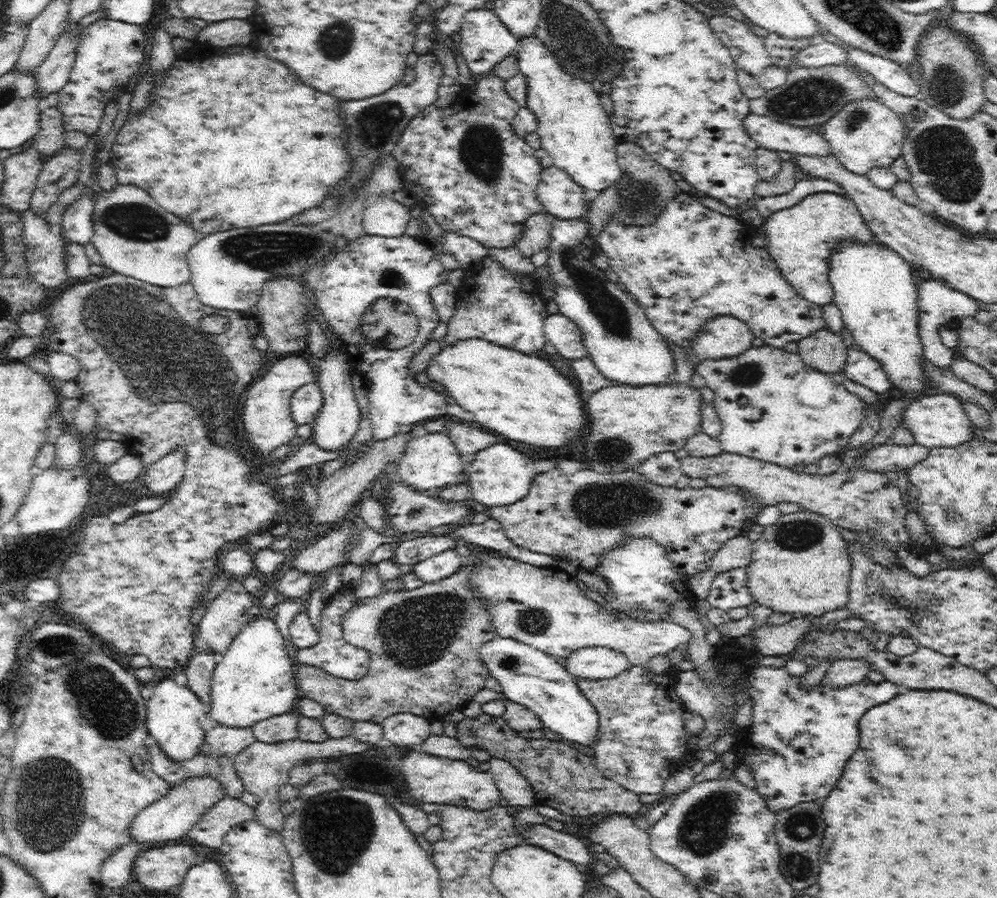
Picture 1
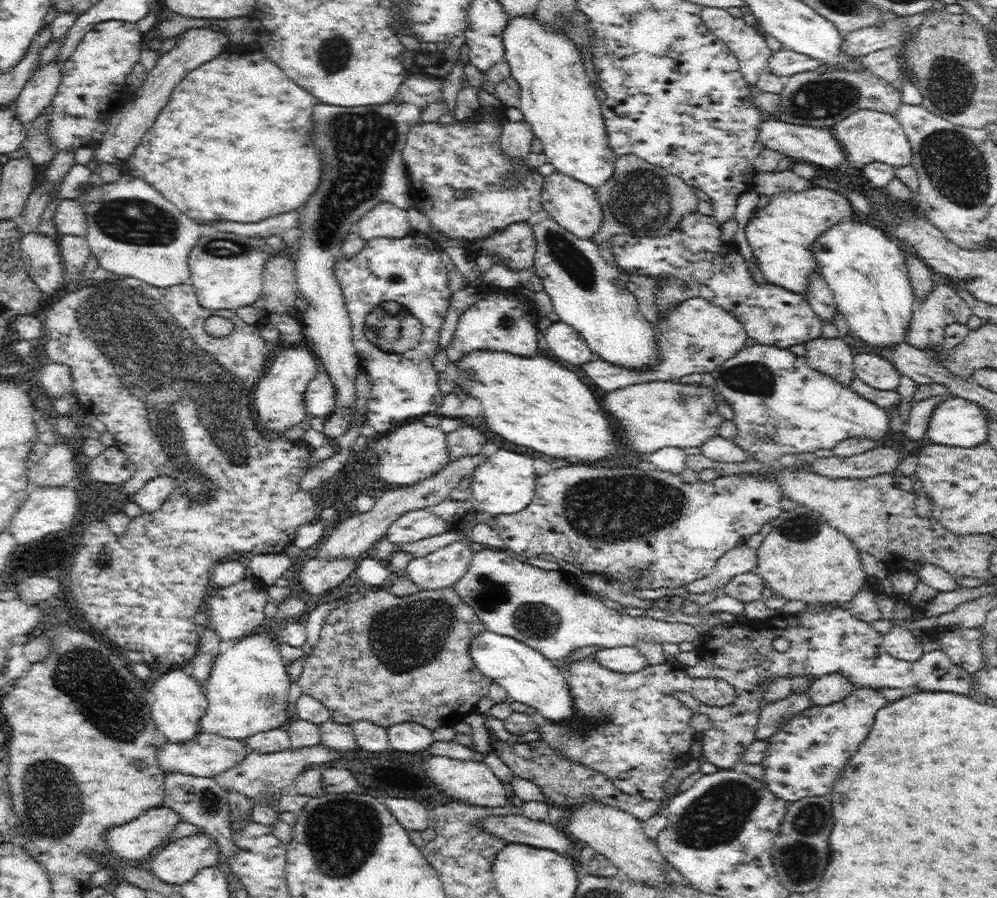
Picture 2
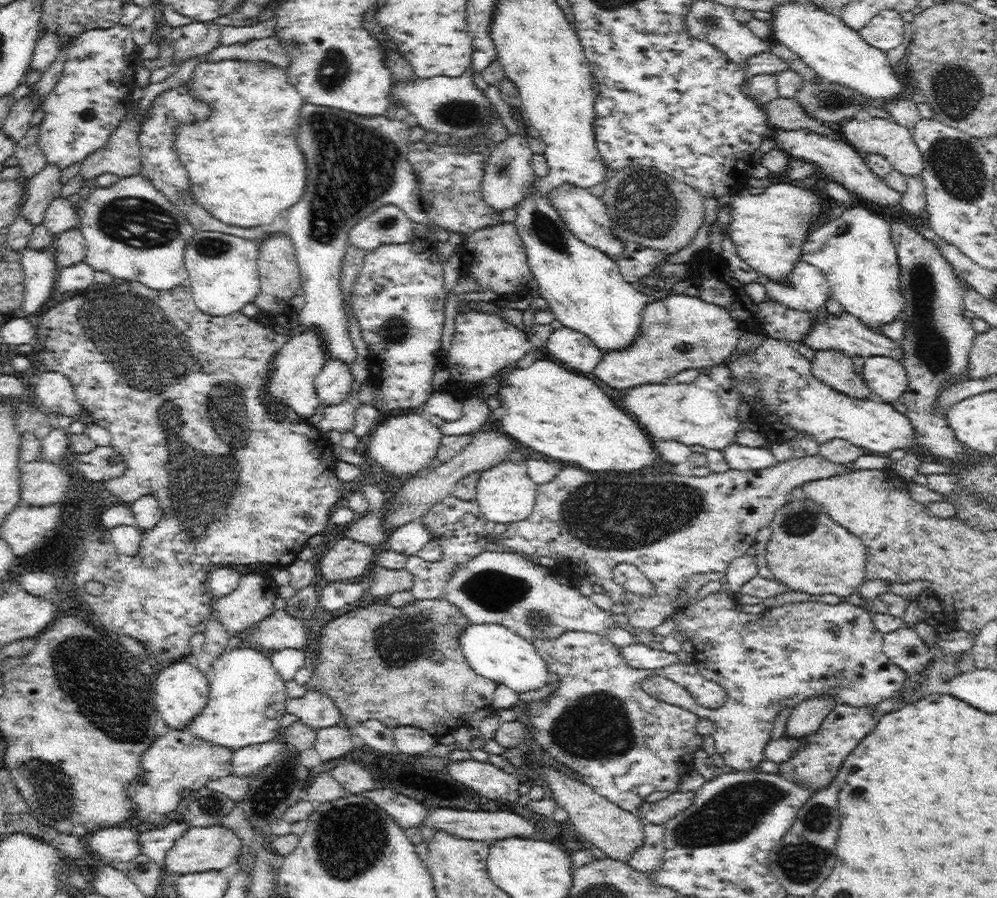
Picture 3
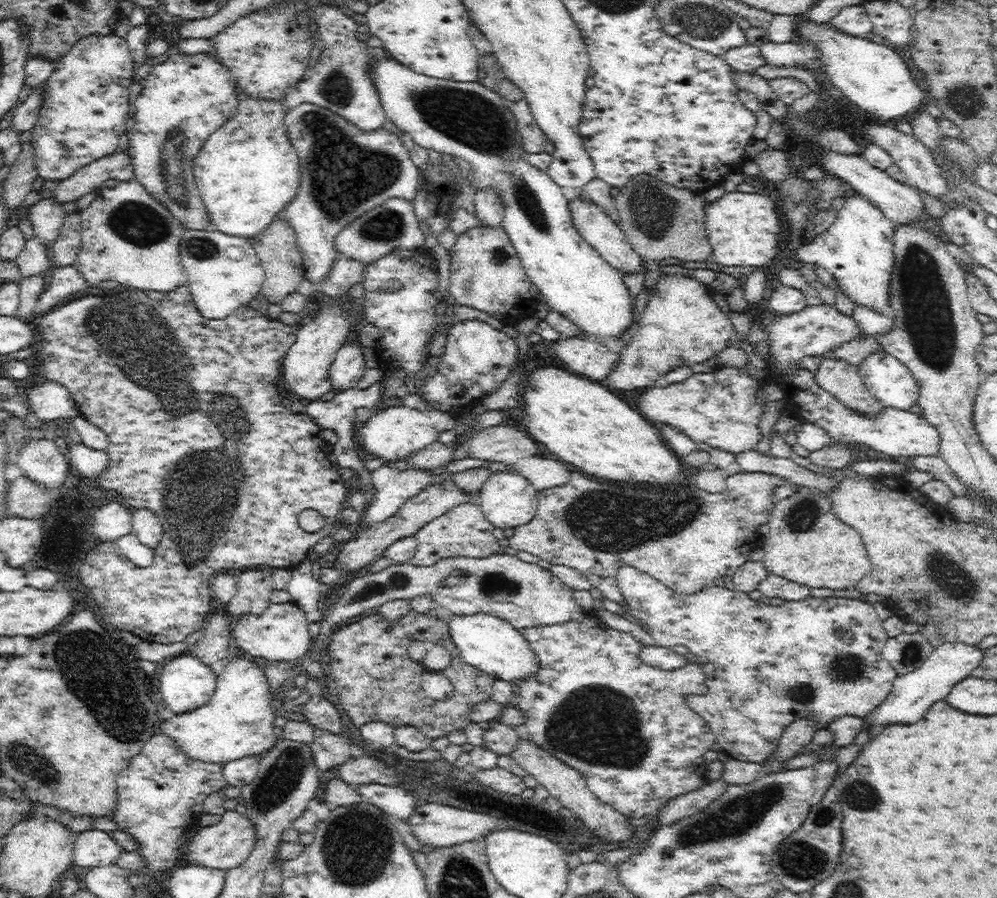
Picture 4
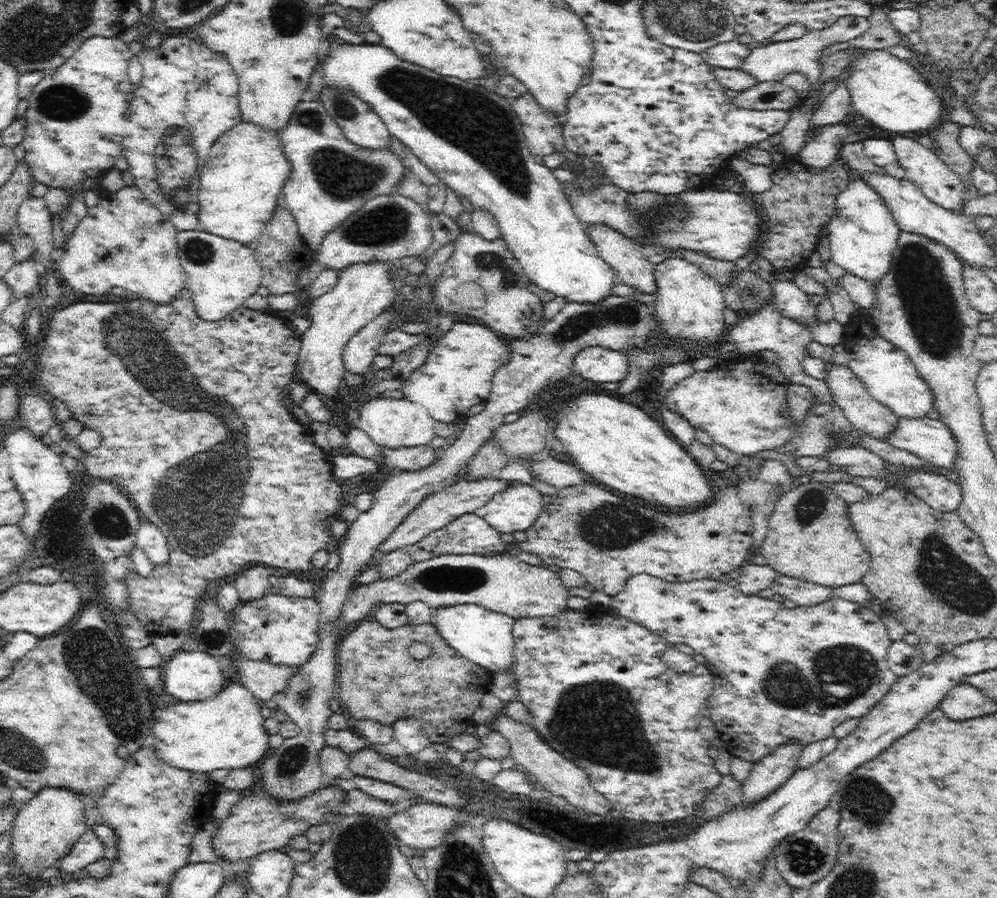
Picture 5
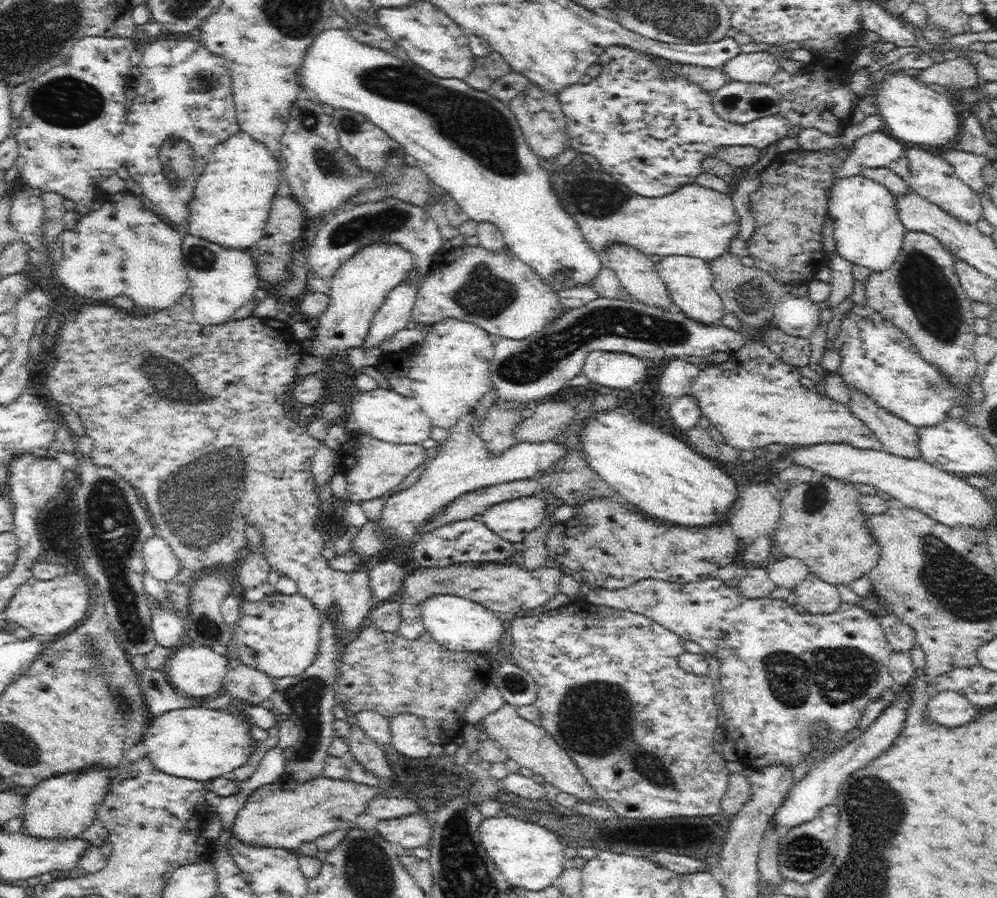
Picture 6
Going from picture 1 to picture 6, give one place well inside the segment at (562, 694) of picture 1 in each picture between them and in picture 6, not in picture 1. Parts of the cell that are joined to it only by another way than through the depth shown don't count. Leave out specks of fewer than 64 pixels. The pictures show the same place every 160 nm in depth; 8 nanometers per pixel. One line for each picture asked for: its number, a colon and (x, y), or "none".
2: (529, 677)
3: (494, 651)
4: (493, 645)
5: (484, 636)
6: (460, 624)

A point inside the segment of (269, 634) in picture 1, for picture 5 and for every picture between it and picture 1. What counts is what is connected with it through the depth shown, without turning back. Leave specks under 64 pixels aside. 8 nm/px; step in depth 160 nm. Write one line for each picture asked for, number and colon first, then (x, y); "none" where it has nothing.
2: (247, 689)
3: (247, 699)
4: (239, 720)
5: (227, 730)

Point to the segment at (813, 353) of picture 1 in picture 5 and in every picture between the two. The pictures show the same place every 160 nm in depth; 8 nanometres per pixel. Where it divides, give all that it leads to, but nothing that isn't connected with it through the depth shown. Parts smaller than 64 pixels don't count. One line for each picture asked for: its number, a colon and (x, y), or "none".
2: (832, 356)
3: (834, 368)
4: (838, 377)
5: (867, 414)

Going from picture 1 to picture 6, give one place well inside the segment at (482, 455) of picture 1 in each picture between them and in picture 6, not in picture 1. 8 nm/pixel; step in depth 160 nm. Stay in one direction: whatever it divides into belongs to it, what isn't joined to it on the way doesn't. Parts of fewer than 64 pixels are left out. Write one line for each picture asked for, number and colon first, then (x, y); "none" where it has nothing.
2: (504, 484)
3: (505, 493)
4: (507, 500)
5: (516, 507)
6: (514, 520)

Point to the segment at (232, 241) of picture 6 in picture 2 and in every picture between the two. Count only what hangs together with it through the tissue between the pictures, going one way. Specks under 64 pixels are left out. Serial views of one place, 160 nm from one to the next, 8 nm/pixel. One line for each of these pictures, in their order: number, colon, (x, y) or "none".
2: (235, 142)
3: (245, 166)
4: (248, 171)
5: (239, 187)

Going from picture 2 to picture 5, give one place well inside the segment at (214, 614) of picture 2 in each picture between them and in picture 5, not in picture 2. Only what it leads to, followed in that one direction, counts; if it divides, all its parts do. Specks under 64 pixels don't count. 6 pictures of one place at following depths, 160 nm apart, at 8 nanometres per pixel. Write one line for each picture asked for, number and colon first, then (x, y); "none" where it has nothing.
3: (253, 600)
4: (254, 587)
5: (252, 584)

